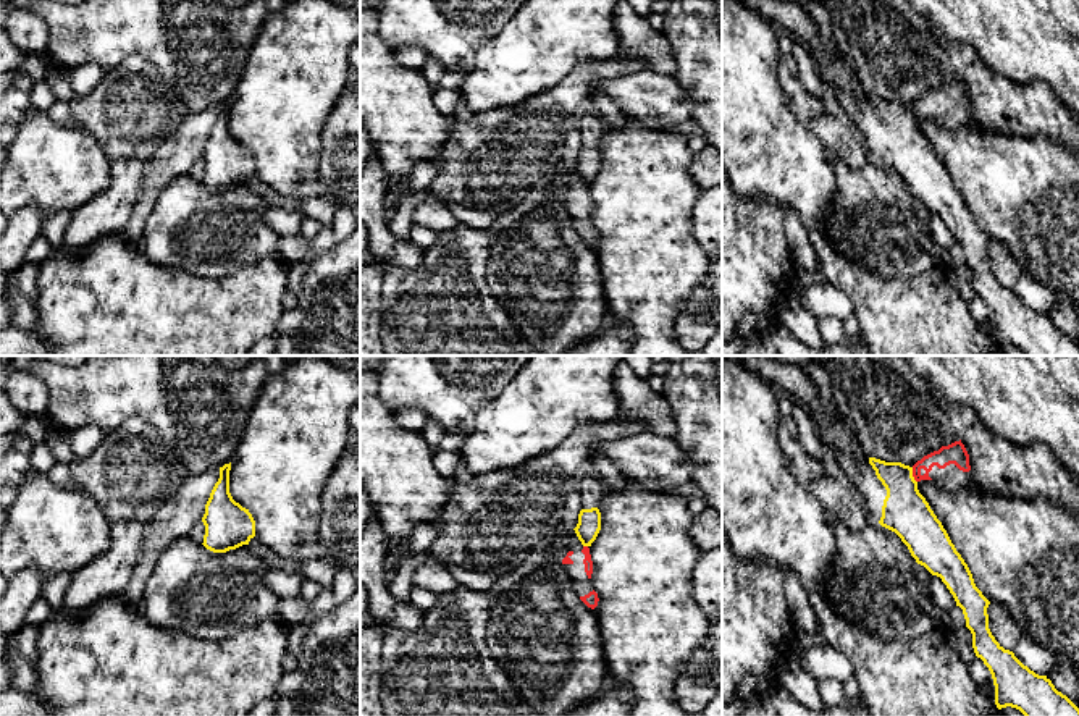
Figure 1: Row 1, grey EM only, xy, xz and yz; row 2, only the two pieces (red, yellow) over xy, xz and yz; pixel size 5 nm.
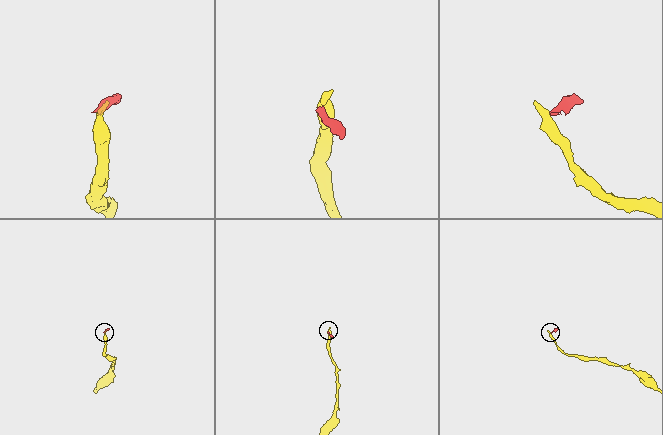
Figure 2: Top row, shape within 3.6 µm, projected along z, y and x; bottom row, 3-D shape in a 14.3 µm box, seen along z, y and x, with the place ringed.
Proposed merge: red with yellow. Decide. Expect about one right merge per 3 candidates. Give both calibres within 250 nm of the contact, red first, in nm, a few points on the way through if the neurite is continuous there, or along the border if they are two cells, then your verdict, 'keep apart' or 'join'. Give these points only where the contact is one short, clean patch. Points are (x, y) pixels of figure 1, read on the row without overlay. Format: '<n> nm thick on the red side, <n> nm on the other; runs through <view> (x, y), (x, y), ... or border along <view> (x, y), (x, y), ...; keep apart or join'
110 nm thick on the red side, 240 nm on the other; border along yz (911, 105), (911, 113), (916, 120); keep apart

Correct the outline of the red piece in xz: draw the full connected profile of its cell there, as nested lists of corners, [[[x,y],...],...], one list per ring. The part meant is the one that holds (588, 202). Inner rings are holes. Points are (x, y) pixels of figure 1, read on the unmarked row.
[[[578,176],[569,179],[565,191],[560,196],[562,207],[572,217],[573,228],[580,238],[591,247],[598,244],[598,231],[593,226],[591,212],[593,199],[590,186],[583,184]]]

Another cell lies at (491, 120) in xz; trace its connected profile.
[[[620,53],[609,61],[583,61],[559,84],[522,103],[473,113],[468,121],[451,116],[451,137],[431,160],[438,168],[430,186],[431,199],[447,207],[454,204],[501,215],[520,204],[530,191],[548,187],[567,166],[562,162],[562,145],[570,131],[580,129],[580,112],[585,108],[591,86],[640,69],[646,69],[646,61]]]

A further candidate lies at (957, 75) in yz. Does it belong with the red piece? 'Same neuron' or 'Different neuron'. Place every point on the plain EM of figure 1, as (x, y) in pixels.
Different neuron

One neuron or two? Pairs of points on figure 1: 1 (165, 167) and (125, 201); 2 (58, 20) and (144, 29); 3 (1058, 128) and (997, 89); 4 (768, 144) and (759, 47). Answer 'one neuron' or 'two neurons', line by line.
1: two neurons
2: one neuron
3: one neuron
4: one neuron

